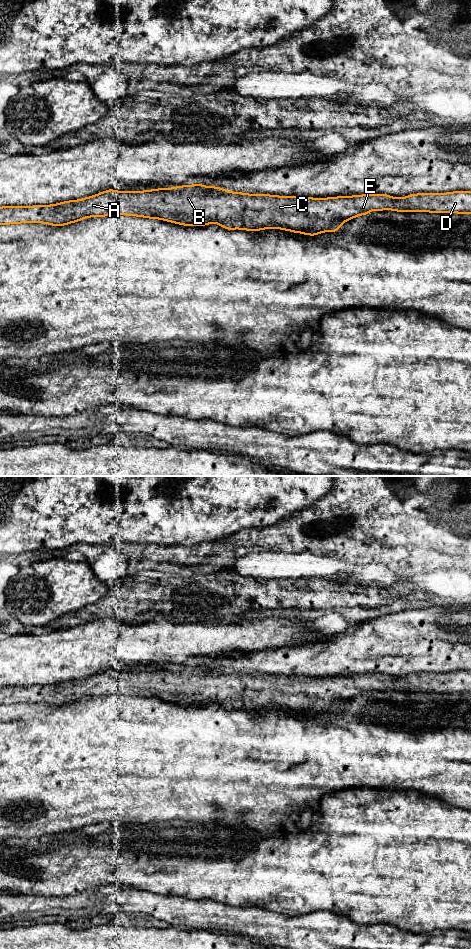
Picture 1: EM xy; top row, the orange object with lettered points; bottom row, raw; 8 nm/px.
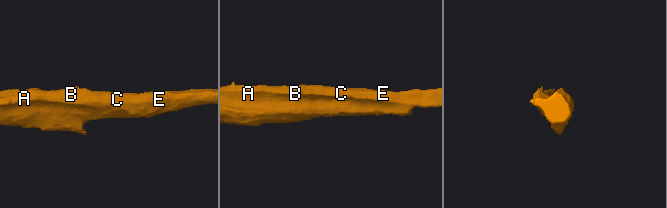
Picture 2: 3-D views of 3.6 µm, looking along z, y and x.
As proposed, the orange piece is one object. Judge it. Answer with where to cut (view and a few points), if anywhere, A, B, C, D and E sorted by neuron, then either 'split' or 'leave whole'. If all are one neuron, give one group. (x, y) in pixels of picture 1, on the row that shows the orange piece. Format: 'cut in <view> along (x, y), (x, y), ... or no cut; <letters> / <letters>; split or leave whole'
no cut; A B C D E; leave whole

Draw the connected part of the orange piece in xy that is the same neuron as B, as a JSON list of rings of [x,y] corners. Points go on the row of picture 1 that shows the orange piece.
[[[203,184],[183,185],[146,191],[116,191],[108,189],[94,196],[65,201],[53,205],[29,207],[0,207],[0,225],[18,223],[46,223],[63,226],[88,217],[111,215],[138,216],[161,219],[185,226],[219,224],[226,230],[283,229],[294,233],[316,236],[322,232],[339,231],[340,226],[358,215],[367,216],[369,211],[394,210],[398,212],[460,213],[471,215],[471,191],[449,193],[419,193],[403,198],[386,194],[365,194],[349,197],[310,198],[304,196],[277,196],[268,194],[246,194],[229,192],[216,186]]]

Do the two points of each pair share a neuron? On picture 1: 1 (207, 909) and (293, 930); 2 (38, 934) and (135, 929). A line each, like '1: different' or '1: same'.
1: same
2: same

